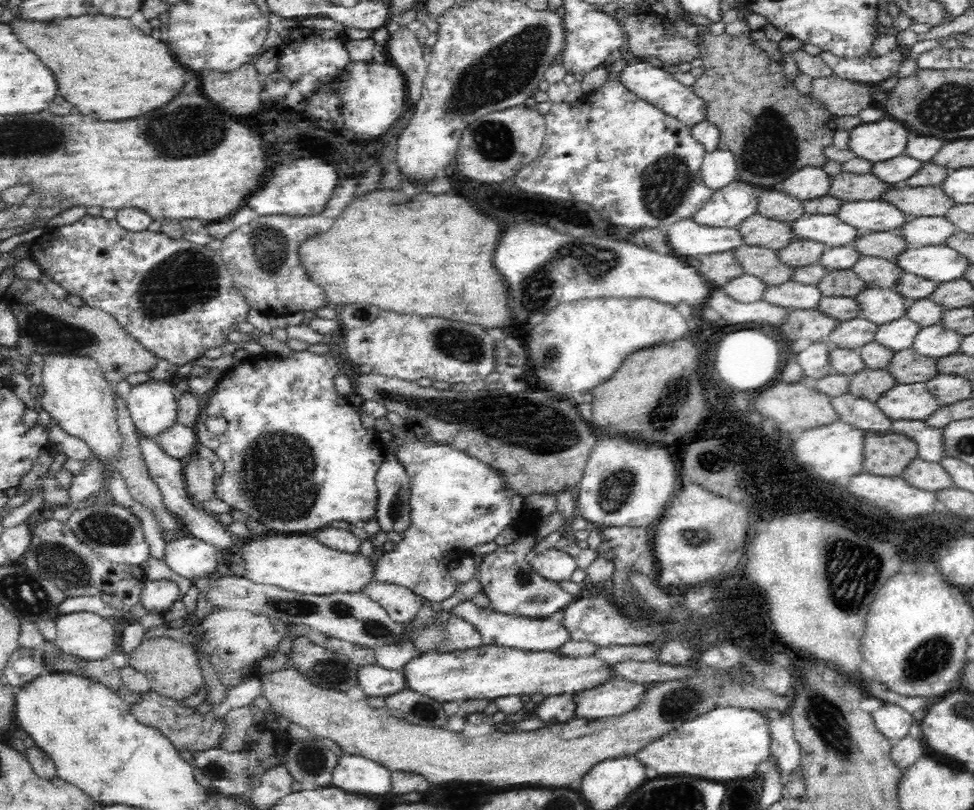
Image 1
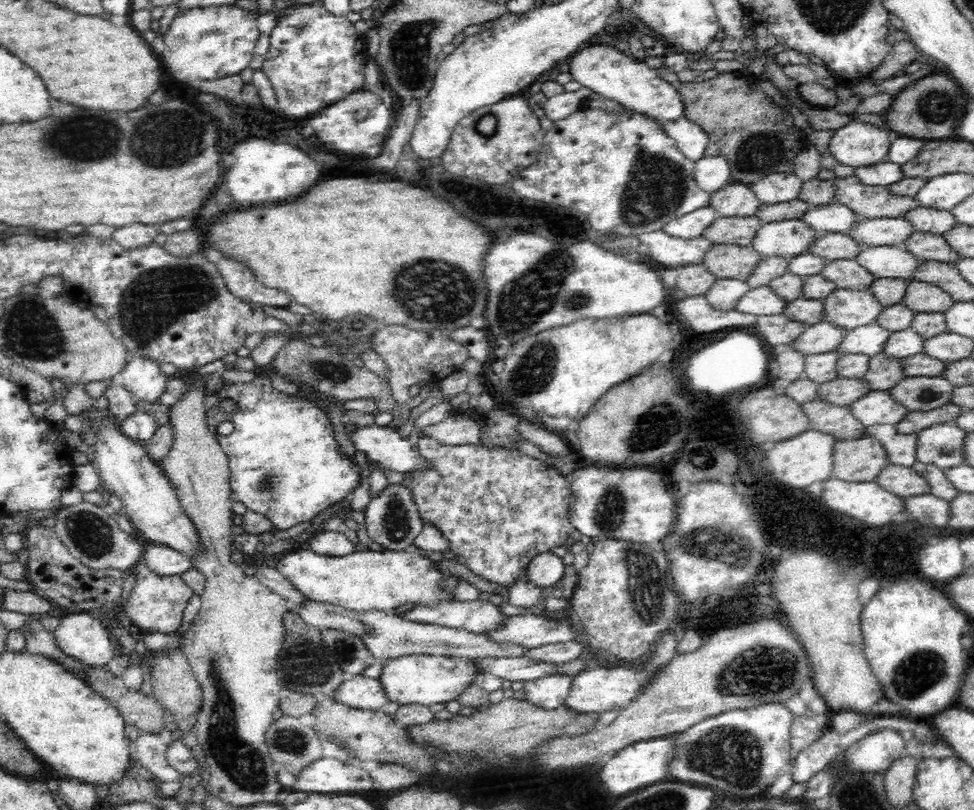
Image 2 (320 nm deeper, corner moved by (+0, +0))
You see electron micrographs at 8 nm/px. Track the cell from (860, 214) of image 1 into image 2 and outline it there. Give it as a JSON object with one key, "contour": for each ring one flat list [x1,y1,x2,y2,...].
{"contour":[[830,202,820,206,811,206,811,210,802,216,806,223,818,232,818,236,824,233,849,234,854,224,862,219,858,213,840,202]]}

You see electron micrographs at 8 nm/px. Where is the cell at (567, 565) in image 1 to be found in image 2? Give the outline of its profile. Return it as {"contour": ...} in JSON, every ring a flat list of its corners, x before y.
{"contour":[[543,552,529,562,526,566,526,577,541,587,553,586,564,578,564,567,566,564,562,558,552,552]]}

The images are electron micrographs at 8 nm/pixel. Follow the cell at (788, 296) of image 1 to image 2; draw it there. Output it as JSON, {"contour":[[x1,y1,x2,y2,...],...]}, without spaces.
{"contour":[[766,285,751,288,742,296,736,309,753,315,766,316,784,313,786,304,788,304,786,299,780,297,772,290,772,287]]}

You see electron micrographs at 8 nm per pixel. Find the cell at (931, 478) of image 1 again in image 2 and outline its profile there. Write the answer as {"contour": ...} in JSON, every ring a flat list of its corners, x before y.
{"contour":[[890,463,875,481,898,496,920,496,930,493,930,483,912,467]]}

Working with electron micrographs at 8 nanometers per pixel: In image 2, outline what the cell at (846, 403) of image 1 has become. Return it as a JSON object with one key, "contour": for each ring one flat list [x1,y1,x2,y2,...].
{"contour":[[816,399,802,403,808,413,812,430,834,435,836,440,856,440,867,436,867,426,854,417,850,406,838,406]]}

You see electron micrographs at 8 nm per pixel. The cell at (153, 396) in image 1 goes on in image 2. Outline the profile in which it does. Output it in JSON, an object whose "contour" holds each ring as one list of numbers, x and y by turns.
{"contour":[[133,356,122,370,119,381,133,396,135,402,160,402,160,396,166,392,168,376,160,369,160,364]]}

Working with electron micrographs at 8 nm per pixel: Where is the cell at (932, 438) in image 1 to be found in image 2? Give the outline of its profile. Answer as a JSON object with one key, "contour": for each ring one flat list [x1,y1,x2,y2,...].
{"contour":[[868,425,867,436,874,437,884,444,892,464,911,467,916,458,916,444,918,435,900,434,896,425]]}

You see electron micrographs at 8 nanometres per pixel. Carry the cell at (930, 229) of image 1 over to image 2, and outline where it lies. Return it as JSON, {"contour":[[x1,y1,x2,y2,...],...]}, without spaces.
{"contour":[[904,217,862,218,852,226,849,235,863,246,904,247,904,242,916,232,914,223]]}

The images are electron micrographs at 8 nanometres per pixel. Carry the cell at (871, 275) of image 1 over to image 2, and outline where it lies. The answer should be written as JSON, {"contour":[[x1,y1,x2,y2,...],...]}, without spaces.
{"contour":[[856,259,829,261,822,271,821,274,827,280,834,282,838,288,847,288,848,290,868,289,877,280,877,277,856,262]]}

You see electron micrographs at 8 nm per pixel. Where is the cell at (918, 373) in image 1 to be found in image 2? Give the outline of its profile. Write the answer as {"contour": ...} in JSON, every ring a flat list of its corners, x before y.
{"contour":[[884,351,870,357,870,366,868,366,868,370,863,376,870,383,872,391,890,391,906,377,902,359,890,356]]}

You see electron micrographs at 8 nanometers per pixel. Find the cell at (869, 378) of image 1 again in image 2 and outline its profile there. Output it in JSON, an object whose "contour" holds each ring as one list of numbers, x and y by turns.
{"contour":[[838,377,820,384,818,399,838,406,851,406,872,391,870,383,864,378]]}

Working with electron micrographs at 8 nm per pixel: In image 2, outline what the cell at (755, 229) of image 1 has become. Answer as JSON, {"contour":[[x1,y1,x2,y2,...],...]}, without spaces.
{"contour":[[756,216,718,217,702,235,708,237,714,244,752,246,752,242,754,242,754,238,762,226,762,220]]}

